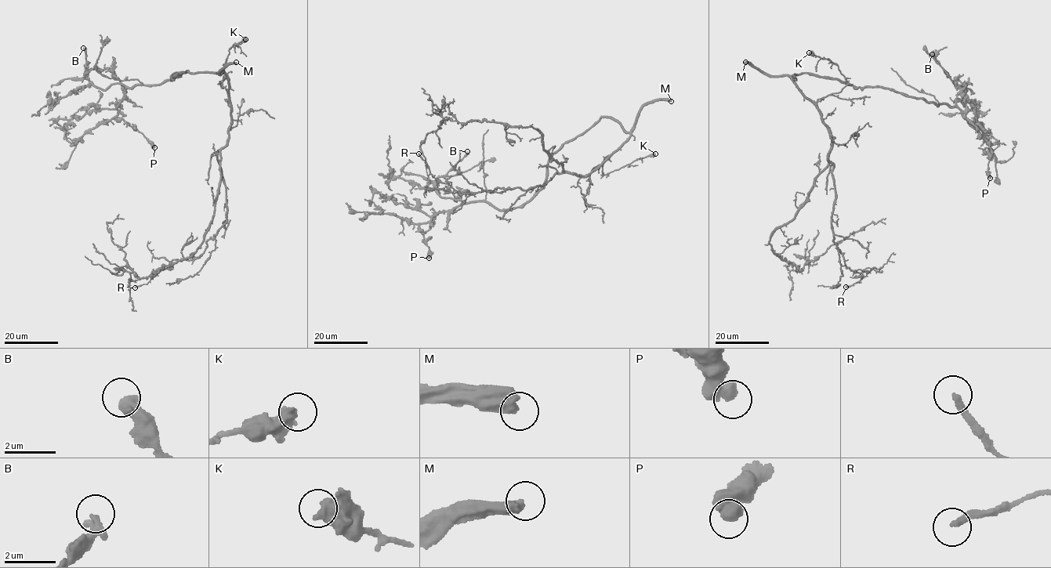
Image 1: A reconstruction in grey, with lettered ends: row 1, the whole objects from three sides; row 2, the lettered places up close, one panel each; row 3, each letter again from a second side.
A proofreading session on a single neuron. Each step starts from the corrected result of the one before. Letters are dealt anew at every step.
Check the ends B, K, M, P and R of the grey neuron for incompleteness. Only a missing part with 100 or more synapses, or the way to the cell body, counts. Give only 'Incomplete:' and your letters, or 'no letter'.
Incomplete: M

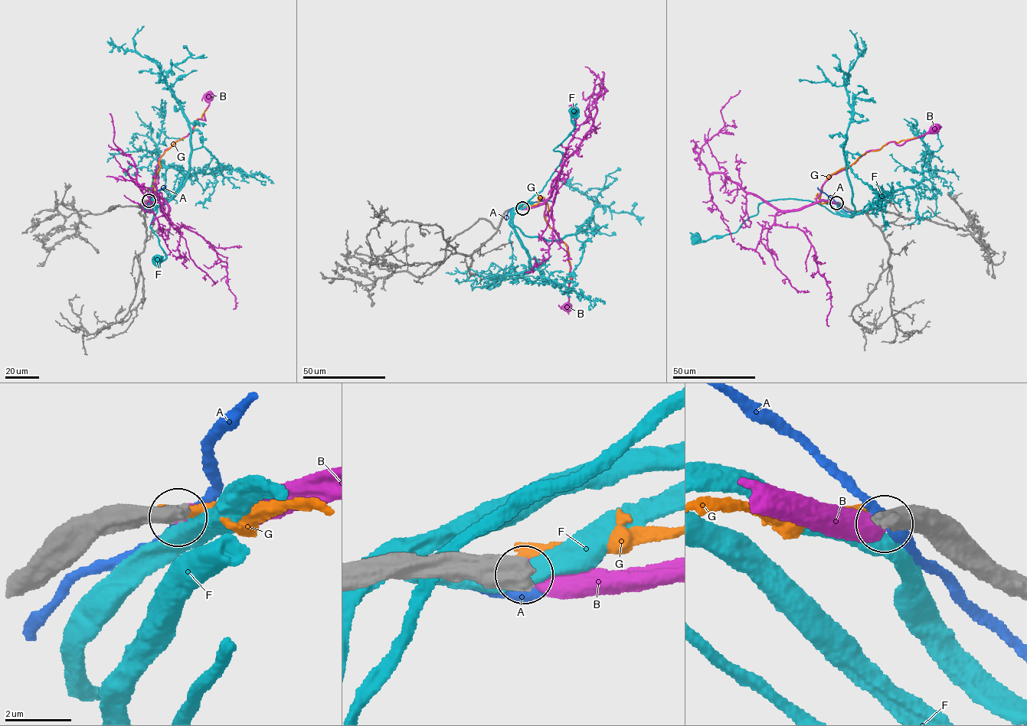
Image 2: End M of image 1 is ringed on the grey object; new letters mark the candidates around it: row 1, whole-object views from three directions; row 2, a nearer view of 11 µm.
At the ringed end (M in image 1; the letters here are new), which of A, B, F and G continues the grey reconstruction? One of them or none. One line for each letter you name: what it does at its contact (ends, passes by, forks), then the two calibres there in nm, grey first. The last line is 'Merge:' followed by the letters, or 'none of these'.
B: It ends there. Thickness 650 nm (grey) against 550 nm
Merge: B

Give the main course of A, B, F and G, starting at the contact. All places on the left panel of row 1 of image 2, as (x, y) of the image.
A: (149, 200), (154, 193), (166, 185)
B: (148, 200), (163, 200), (155, 183), (158, 160), (193, 132), (197, 120), (205, 120), (210, 97)
F: (148, 200), (144, 208), (152, 211), (148, 212), (155, 202), (156, 213), (150, 226), (166, 258), (156, 261)
G: (148, 200), (159, 201), (154, 184), (161, 156), (174, 143), (193, 132), (196, 120), (201, 118), (206, 109)

